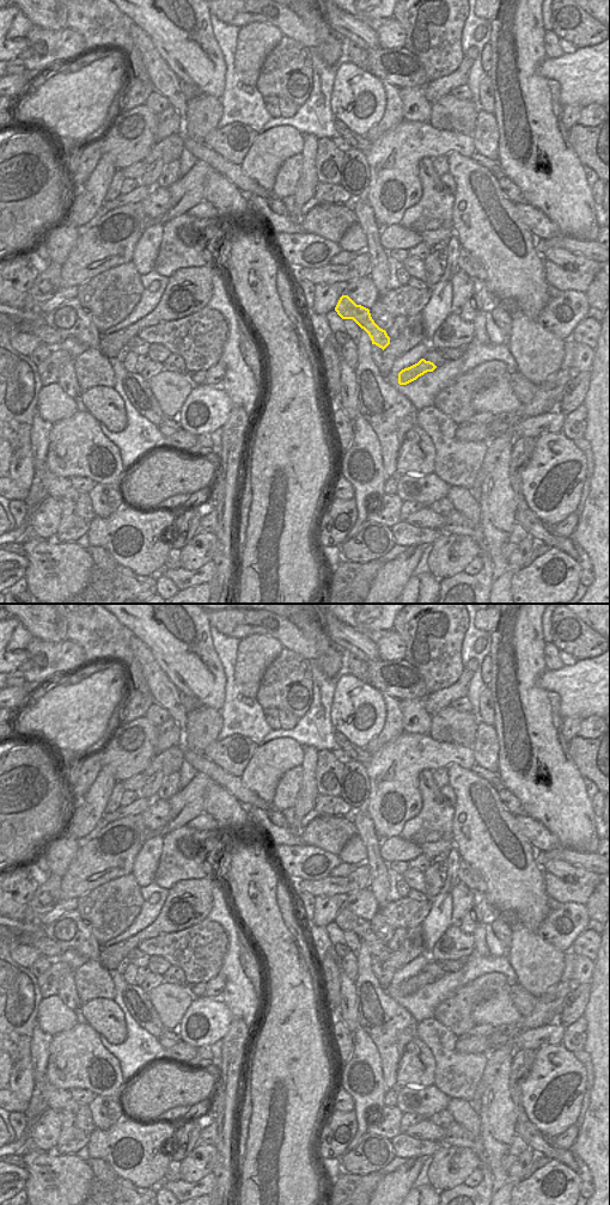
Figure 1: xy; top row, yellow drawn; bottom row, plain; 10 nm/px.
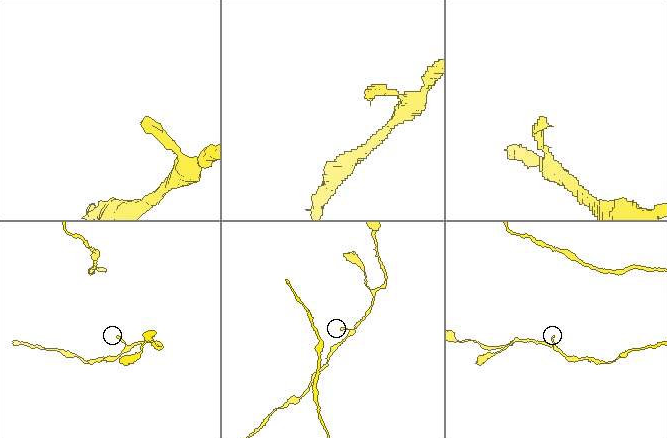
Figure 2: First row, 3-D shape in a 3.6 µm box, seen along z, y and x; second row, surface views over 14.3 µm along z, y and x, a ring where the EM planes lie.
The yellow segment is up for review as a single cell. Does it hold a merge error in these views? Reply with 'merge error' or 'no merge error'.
no merge error

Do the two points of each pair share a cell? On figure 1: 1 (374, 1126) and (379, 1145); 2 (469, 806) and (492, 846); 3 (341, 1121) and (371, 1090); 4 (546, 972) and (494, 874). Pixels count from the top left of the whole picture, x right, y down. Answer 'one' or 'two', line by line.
1: two
2: one
3: two
4: one

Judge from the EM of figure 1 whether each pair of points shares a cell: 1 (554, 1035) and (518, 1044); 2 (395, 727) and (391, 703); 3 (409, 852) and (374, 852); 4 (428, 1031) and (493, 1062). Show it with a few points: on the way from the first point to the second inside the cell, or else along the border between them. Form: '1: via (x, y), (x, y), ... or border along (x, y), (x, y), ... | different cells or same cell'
1: via (546, 1035), (526, 1040) | same cell
2: via (394, 721), (392, 709) | same cell
3: border along (380, 842), (380, 856), (388, 863) | different cells
4: border along (488, 1053), (488, 1059), (477, 1086) | different cells

